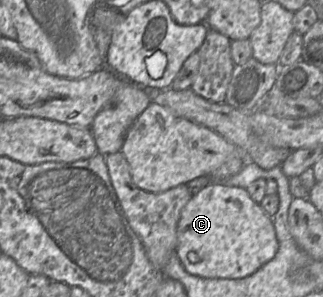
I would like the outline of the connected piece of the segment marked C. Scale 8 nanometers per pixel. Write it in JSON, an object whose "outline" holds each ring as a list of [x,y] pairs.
{"outline":[[[213,182],[195,191],[181,211],[177,224],[175,254],[184,269],[202,278],[240,279],[256,272],[277,253],[279,243],[272,217],[267,215],[259,203],[252,200],[245,188]]]}

